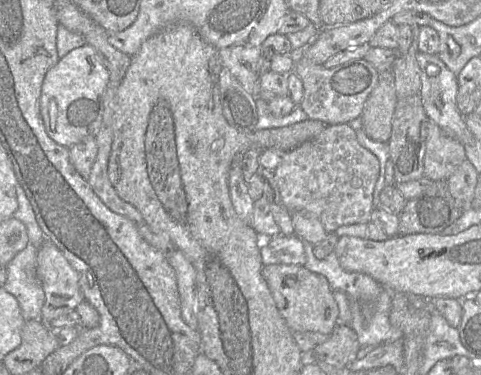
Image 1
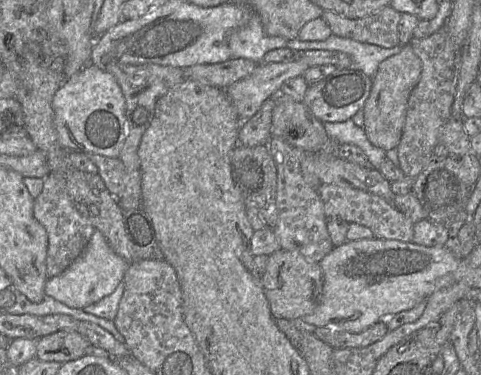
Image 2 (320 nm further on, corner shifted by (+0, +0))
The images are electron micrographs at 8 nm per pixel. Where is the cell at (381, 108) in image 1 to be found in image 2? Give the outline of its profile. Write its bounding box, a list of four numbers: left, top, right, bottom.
[363,43,422,151]

